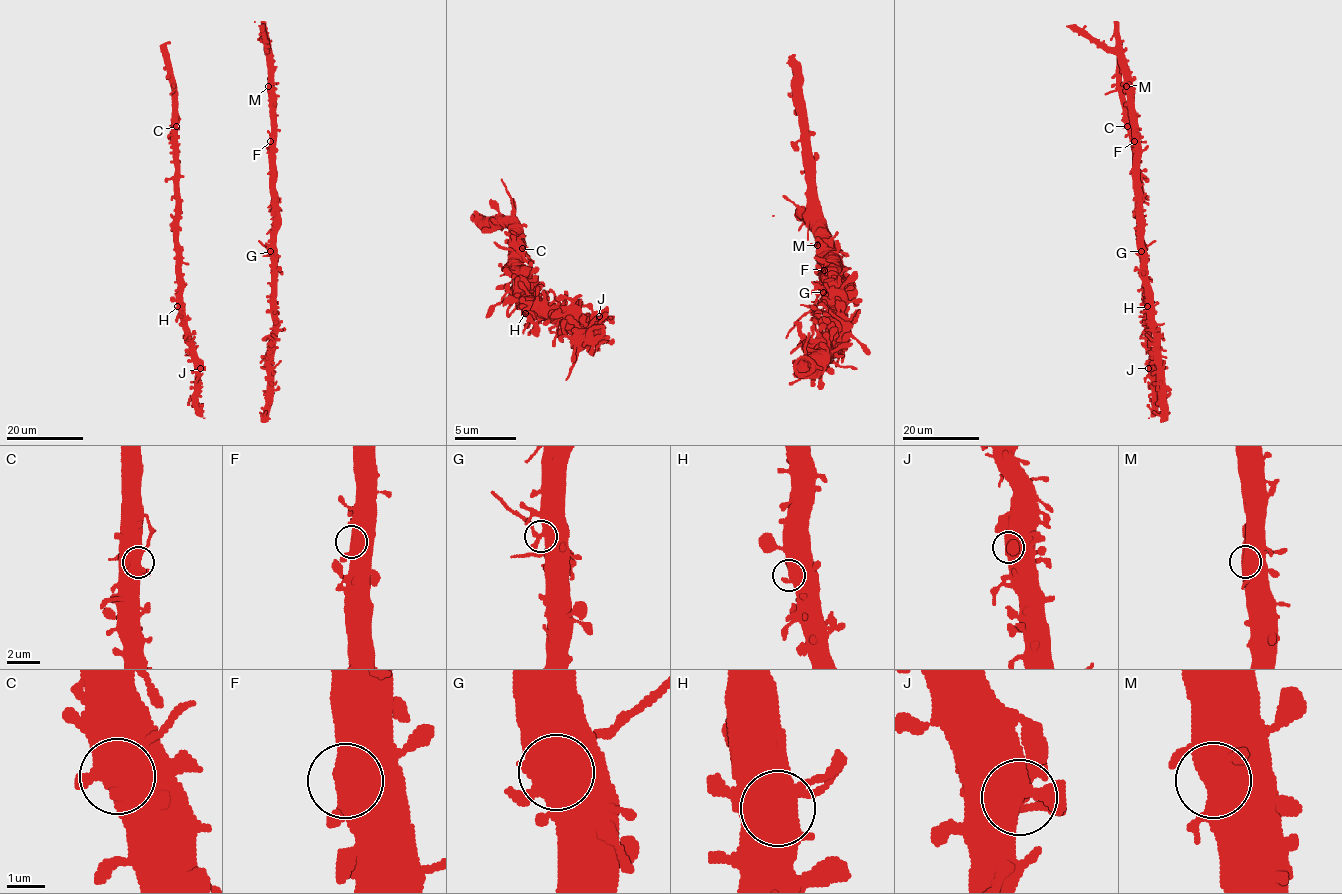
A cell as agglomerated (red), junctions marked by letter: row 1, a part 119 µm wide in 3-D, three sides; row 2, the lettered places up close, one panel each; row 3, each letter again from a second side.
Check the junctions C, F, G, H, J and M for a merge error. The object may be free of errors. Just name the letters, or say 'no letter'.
G

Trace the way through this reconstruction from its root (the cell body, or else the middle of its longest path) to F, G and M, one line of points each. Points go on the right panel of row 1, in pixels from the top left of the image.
F: (1159, 362), (1146, 252), (1138, 238), (1138, 151), (1134, 141)
G: (1159, 362), (1157, 336), (1147, 312), (1140, 251)
M: (1159, 362), (1146, 252), (1138, 238), (1138, 128), (1133, 92), (1126, 86)

